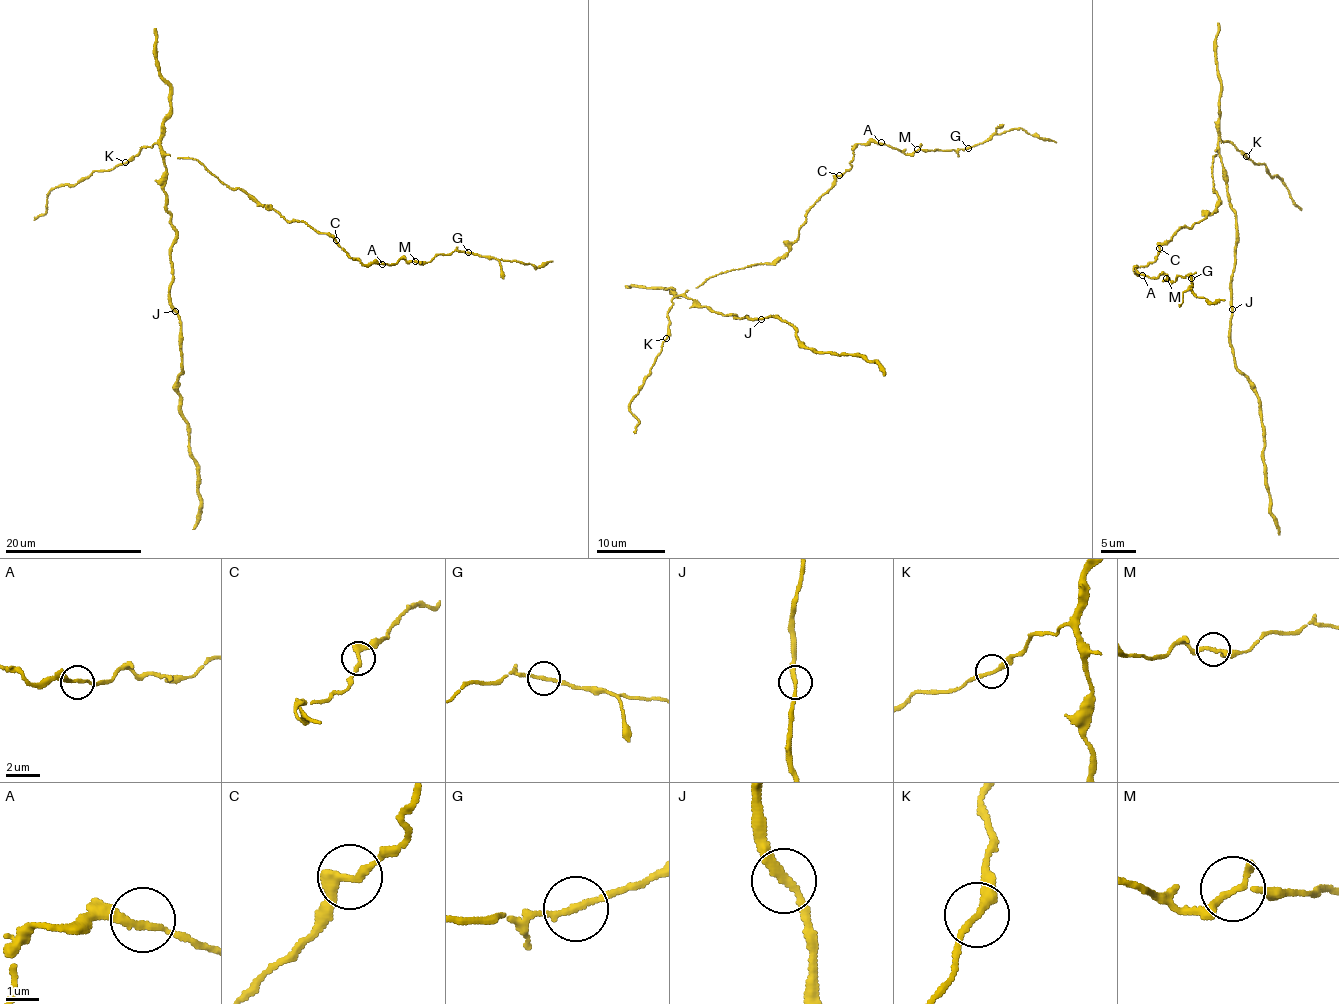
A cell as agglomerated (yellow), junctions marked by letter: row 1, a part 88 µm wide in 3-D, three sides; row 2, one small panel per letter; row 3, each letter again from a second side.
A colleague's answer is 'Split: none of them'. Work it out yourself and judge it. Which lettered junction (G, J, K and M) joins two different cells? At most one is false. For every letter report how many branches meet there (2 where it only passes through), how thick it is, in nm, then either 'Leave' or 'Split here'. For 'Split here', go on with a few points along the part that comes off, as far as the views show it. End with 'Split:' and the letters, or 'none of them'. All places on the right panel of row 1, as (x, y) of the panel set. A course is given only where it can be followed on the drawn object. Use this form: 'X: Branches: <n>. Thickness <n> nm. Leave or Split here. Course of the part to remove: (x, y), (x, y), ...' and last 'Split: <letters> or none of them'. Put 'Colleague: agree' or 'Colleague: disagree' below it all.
G: Branches: 2. Thickness 190 nm. Leave
J: Branches: 2. Thickness 240 nm. Leave
K: Branches: 2. Thickness 200 nm. Leave
M: Branches: 2. Thickness 220 nm. Leave
Split: none of them
Colleague: agree

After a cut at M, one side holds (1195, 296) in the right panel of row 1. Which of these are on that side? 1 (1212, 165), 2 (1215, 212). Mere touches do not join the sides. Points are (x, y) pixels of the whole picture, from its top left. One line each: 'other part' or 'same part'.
1: other part
2: other part

